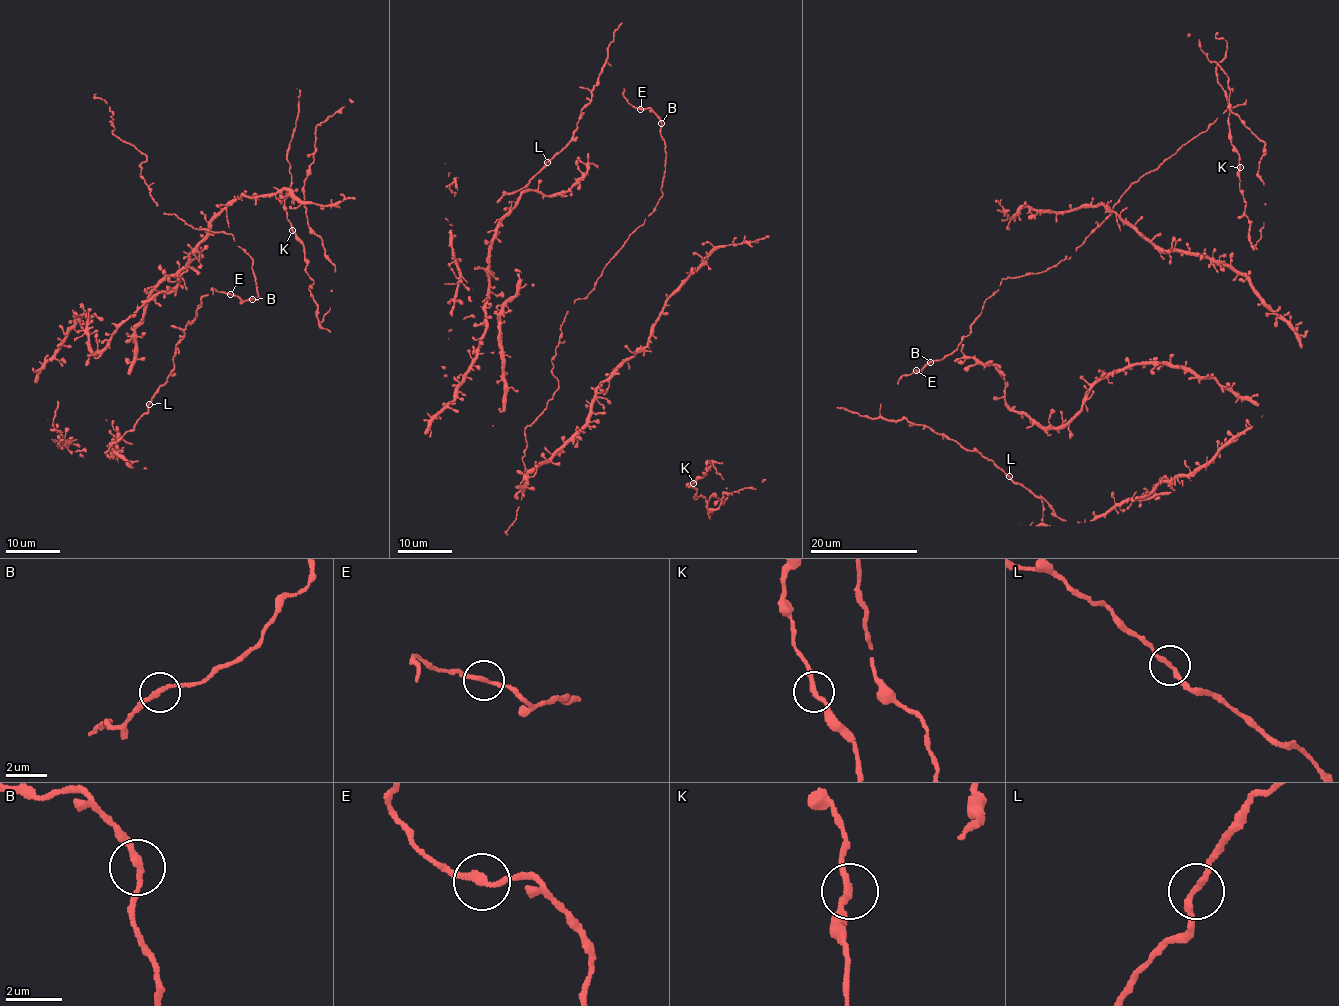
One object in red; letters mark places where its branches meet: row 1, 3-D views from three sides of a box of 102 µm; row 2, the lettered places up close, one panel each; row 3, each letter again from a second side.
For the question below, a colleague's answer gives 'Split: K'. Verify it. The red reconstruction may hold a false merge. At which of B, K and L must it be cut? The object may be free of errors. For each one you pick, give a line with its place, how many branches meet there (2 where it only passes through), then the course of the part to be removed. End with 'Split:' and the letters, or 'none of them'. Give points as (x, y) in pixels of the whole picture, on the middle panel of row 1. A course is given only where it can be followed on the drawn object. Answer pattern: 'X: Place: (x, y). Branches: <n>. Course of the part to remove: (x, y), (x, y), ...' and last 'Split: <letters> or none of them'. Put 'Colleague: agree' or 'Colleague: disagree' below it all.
Split: none of them
Colleague: disagree

